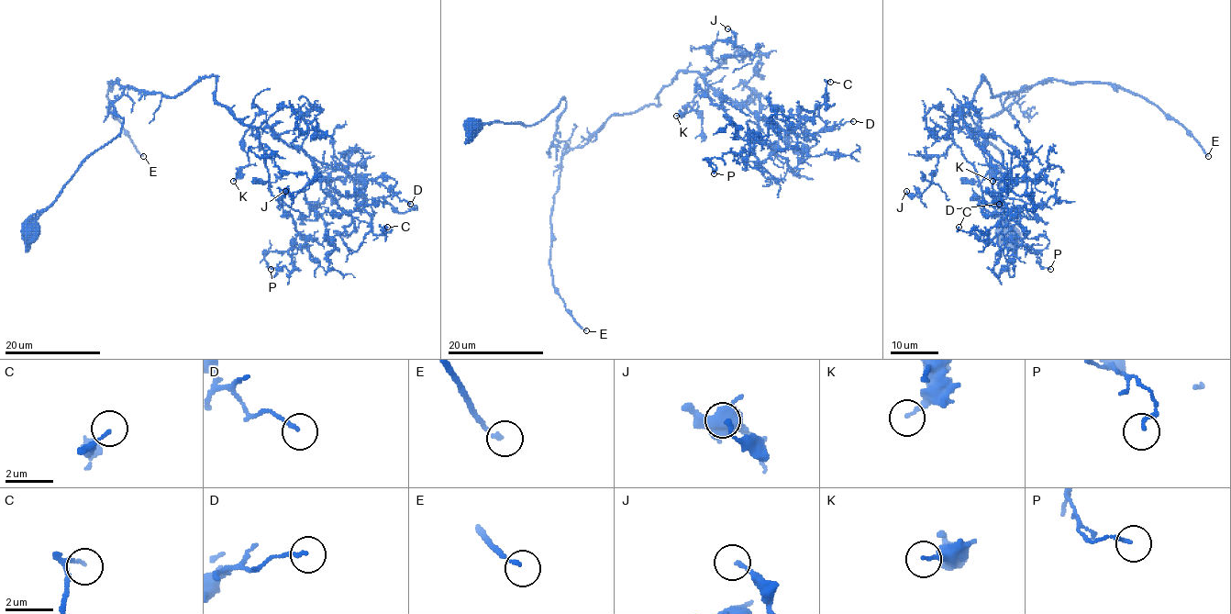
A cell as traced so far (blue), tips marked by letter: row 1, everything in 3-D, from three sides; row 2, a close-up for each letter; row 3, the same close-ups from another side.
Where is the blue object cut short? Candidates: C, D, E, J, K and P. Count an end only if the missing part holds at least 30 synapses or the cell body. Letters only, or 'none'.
E

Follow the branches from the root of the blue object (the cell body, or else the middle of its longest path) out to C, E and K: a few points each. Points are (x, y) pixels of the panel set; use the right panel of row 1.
C: (1004, 233), (976, 128), (1025, 87), (983, 76), (948, 124), (1008, 215), (959, 227)
E: (1004, 233), (1003, 156), (976, 128), (1039, 83), (1115, 83), (1173, 117), (1208, 156)
K: (1004, 233), (1003, 156), (976, 128), (1025, 87), (992, 96), (981, 76), (948, 124), (971, 117), (992, 181)

